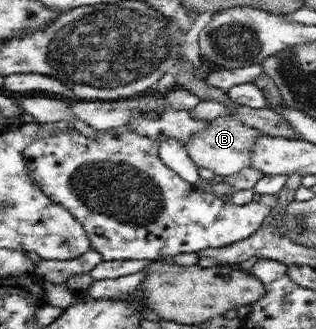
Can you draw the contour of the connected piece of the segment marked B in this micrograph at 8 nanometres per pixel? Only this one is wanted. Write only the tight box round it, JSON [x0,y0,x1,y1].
[184,113,266,177]

